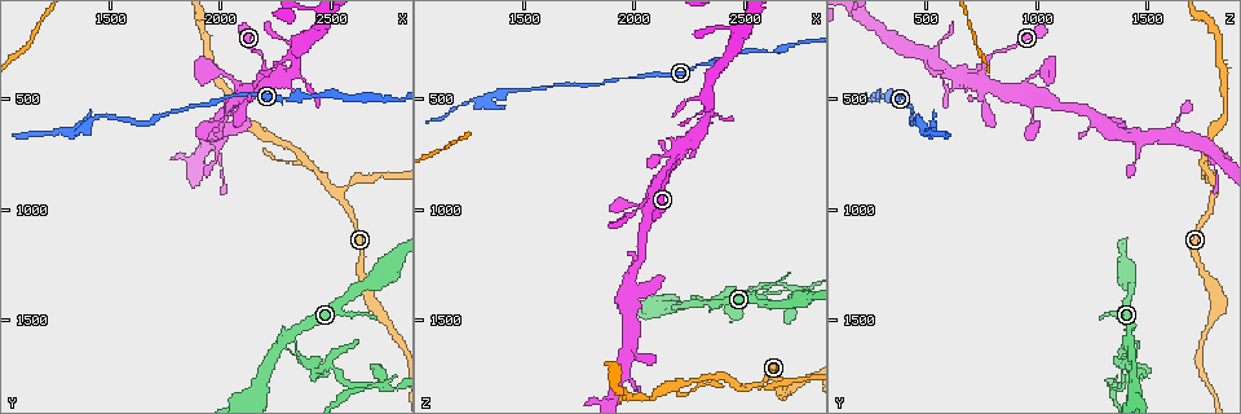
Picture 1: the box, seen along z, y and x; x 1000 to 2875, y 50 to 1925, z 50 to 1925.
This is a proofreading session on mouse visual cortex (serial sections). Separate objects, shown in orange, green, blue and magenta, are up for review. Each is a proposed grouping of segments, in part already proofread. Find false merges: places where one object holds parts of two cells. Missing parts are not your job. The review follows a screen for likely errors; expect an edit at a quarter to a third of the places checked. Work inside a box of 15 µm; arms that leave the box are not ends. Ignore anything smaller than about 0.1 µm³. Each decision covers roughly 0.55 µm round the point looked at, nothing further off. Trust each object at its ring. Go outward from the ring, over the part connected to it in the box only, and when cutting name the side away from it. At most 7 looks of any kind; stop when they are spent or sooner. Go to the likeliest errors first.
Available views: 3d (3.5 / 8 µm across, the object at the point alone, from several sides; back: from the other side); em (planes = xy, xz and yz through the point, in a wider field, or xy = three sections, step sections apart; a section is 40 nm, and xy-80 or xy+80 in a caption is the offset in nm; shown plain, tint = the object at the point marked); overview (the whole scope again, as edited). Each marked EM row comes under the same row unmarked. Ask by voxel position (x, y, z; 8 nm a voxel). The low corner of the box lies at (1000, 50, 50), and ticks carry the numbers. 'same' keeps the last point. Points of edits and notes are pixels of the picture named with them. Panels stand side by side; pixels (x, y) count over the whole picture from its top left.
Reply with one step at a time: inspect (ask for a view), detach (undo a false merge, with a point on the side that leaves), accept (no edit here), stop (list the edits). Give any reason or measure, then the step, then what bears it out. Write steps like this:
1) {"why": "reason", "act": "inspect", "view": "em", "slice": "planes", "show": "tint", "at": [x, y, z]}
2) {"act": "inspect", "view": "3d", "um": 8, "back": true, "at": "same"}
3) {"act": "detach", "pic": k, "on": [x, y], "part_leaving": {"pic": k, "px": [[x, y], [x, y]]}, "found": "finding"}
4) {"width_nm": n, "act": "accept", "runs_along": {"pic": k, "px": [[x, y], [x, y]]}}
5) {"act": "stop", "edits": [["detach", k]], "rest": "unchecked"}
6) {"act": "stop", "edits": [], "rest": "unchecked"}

{"why": "thick turns thin", "act": "inspect", "view": "3d", "um": 3.5, "at": [2370, 1680, 1400]}

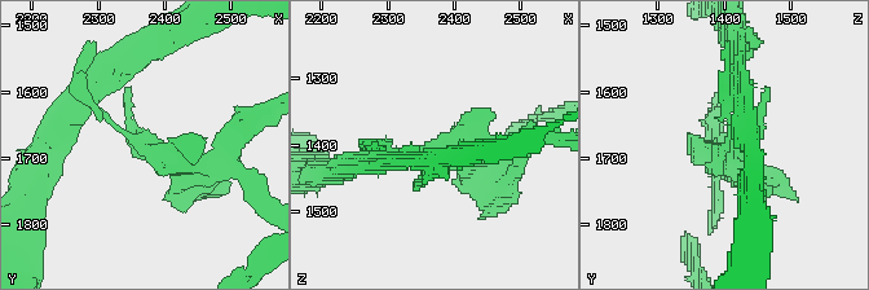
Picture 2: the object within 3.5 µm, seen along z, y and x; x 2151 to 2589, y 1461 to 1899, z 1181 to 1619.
{"act": "inspect", "view": "em", "slice": "xy", "step": 1, "show": "tint", "at": [2385, 1685, 1400]}

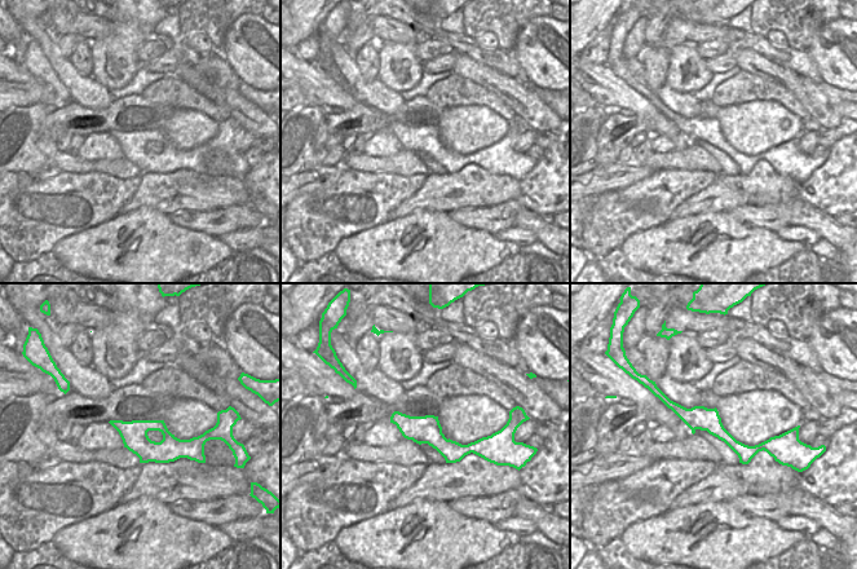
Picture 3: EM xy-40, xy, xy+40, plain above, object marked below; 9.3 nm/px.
{"act": "accept", "runs_along": {"pic": 3, "px": [[670, 404], [740, 449], [768, 445]]}, "found": "one cell here"}

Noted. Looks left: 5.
{"act": "inspect", "view": "3d", "um": 3.5, "at": [2710, 1800, 1360]}

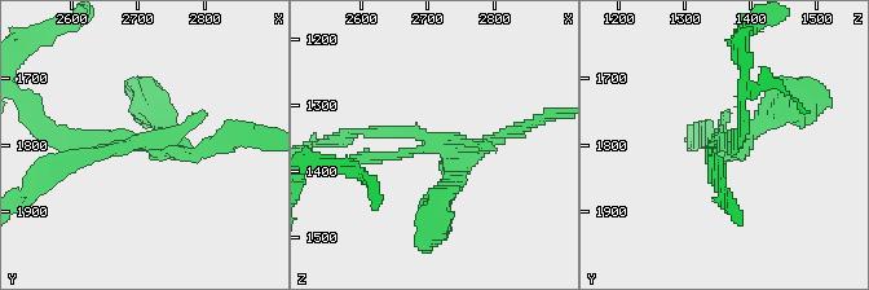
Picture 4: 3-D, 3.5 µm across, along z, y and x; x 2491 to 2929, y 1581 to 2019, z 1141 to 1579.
{"act": "accept", "runs_along": {"pic": 4, "px": [[348, 163], [440, 149], [440, 206]]}, "found": "all the same cell"}

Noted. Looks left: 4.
{"why": "sudden change in width", "act": "inspect", "view": "3d", "um": 3.5, "at": [1340, 640, 520]}

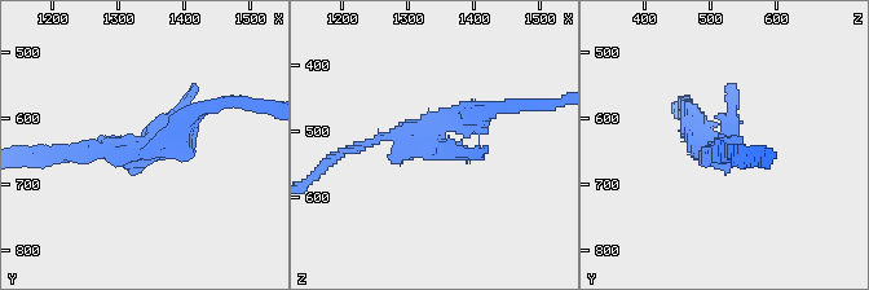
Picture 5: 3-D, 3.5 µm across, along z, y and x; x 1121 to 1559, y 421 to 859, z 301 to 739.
{"act": "inspect", "view": "em", "slice": "xy", "step": 3, "show": "tint", "at": [1325, 650, 510]}

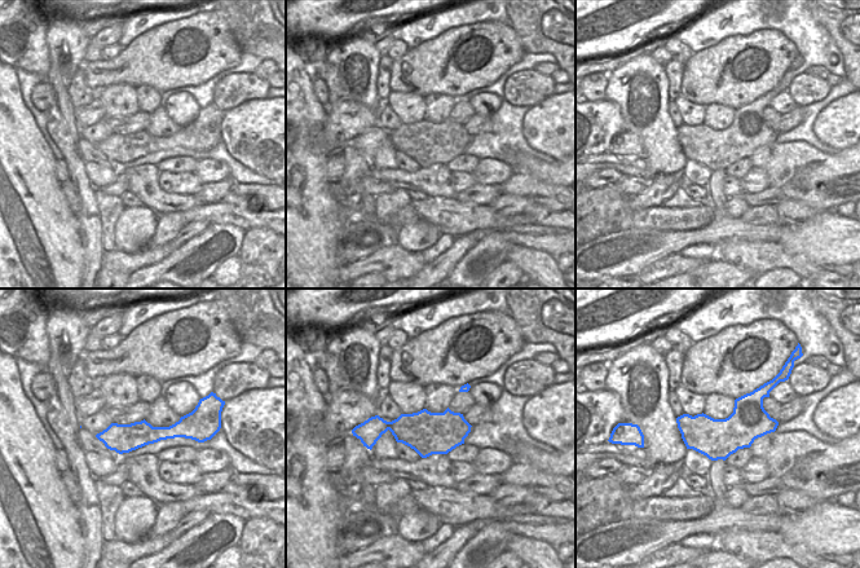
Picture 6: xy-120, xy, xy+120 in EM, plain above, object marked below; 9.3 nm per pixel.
{"act": "detach", "pic": 5, "on": [463, 152], "border": {"pic": 6, "px": [[109, 426], [151, 427]]}, "found": "a second cell is stuck on"}

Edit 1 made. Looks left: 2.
{"act": "stop", "edits": [["detach", 5]], "rest": "unchecked"}

